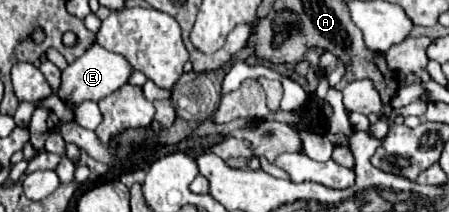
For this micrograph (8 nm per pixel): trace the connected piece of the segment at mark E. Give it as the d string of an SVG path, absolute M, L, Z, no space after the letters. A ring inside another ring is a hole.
M94 44L76 62L68 64L68 68L62 70L62 82L58 88L58 96L74 112L84 100L98 102L100 98L104 98L104 96L112 94L114 90L118 90L120 86L124 86L130 74L132 74L132 70L130 70L130 64L126 62L126 58L122 58L120 54L114 54L114 52L108 52L102 46Z

